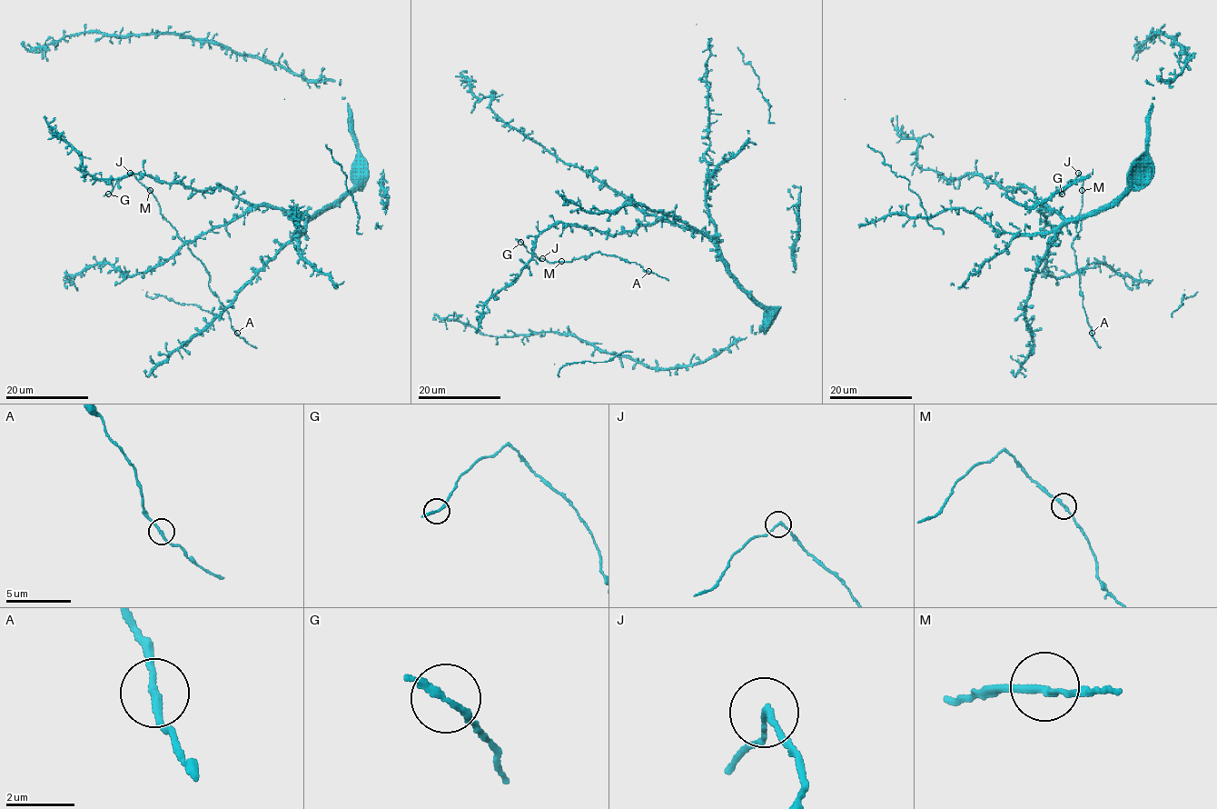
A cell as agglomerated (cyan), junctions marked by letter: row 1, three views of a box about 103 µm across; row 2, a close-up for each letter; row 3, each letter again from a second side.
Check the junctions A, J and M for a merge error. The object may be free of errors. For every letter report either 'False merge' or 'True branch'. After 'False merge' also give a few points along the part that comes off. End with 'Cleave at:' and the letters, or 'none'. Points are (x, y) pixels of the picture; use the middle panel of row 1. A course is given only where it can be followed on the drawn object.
A: True branch
J: False merge. Course of the part to remove: (542, 258), (531, 254), (515, 238)
M: True branch
Cleave at: J

